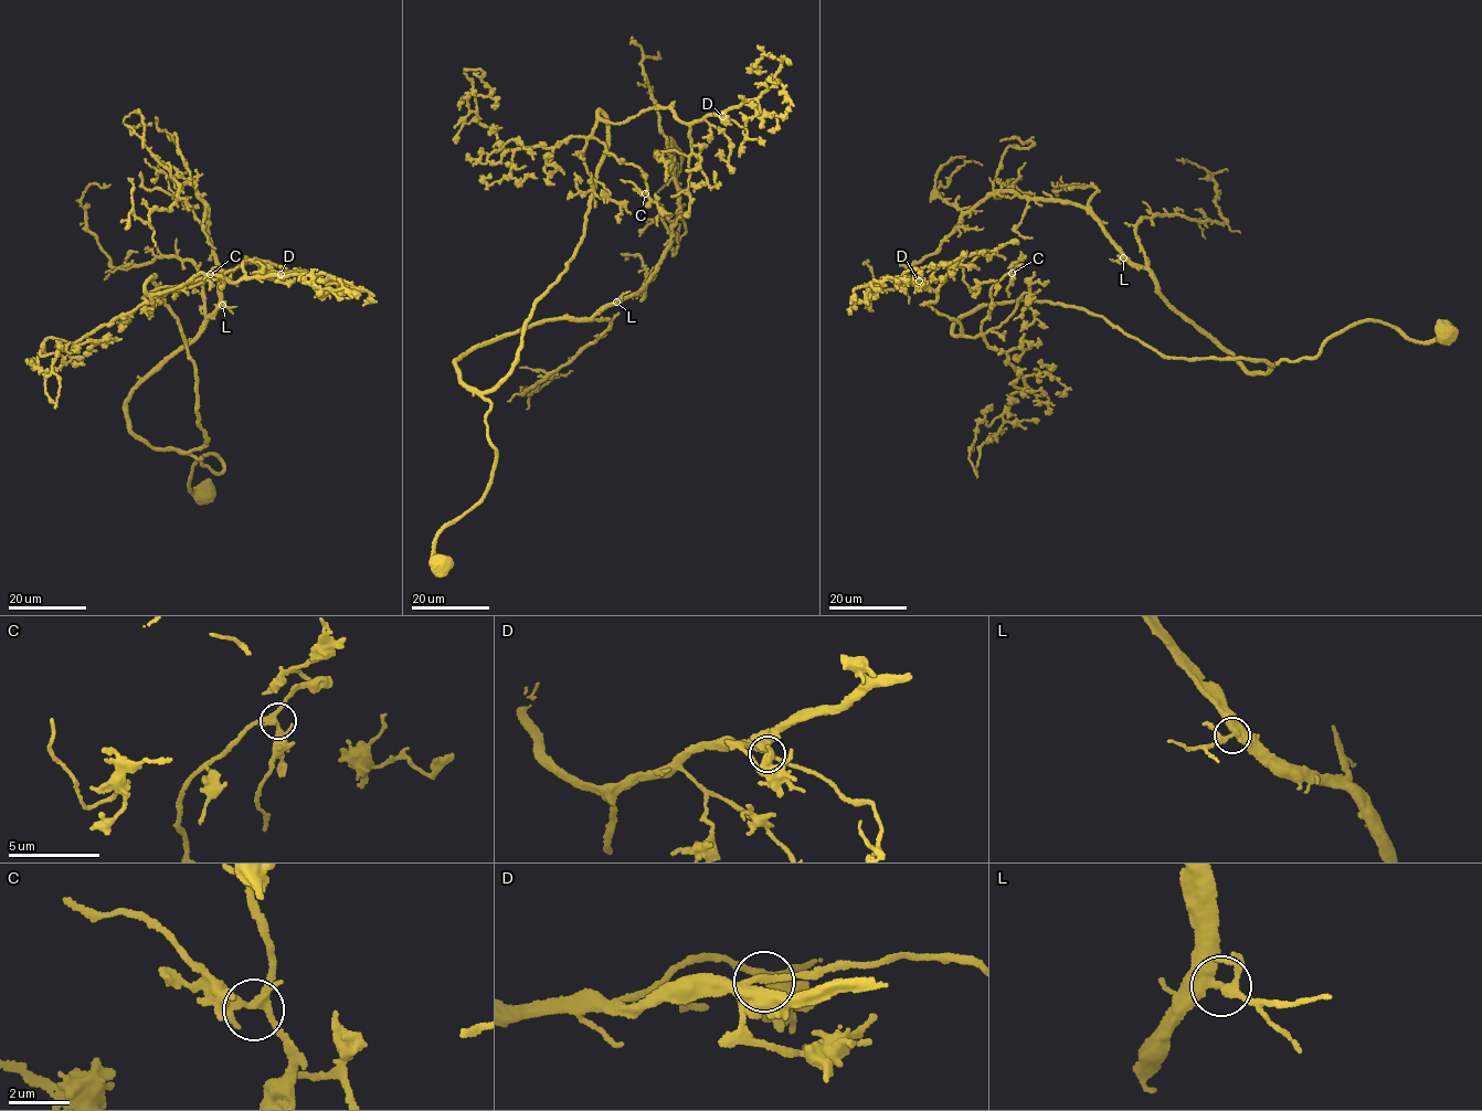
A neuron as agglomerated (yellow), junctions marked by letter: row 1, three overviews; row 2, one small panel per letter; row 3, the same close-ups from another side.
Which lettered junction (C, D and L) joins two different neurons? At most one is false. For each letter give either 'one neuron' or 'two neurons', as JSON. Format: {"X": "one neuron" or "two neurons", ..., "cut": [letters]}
{"C": "one neuron", "D": "one neuron", "L": "one neuron", "cut": []}

